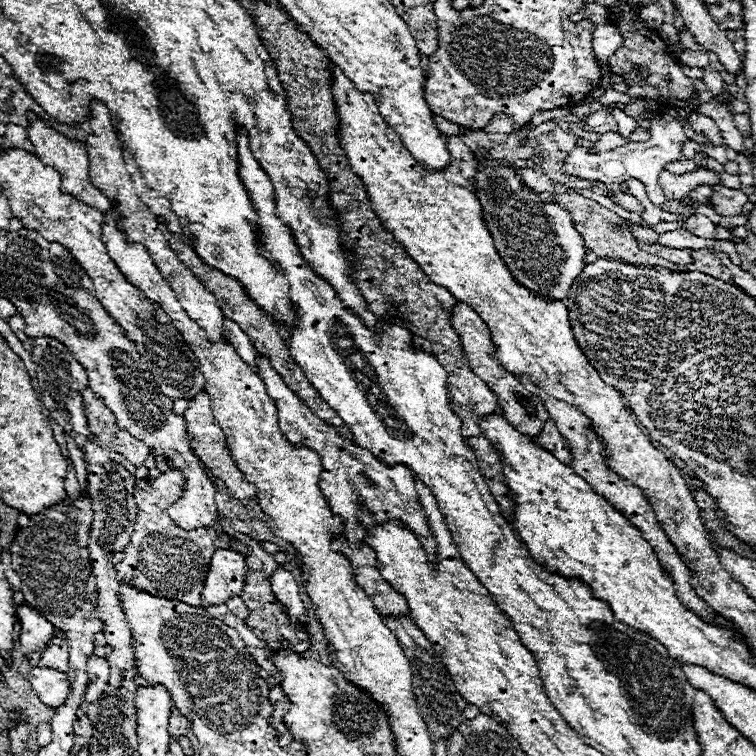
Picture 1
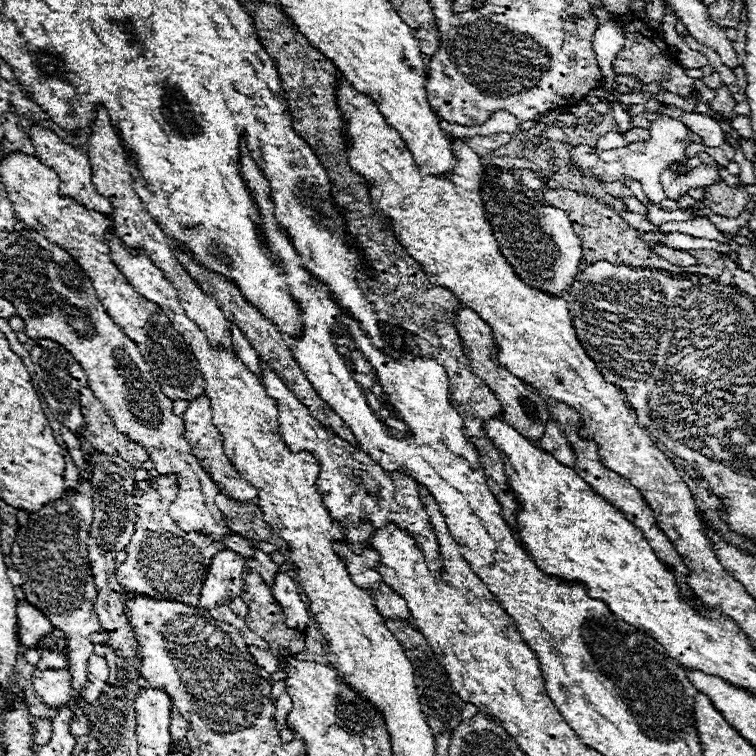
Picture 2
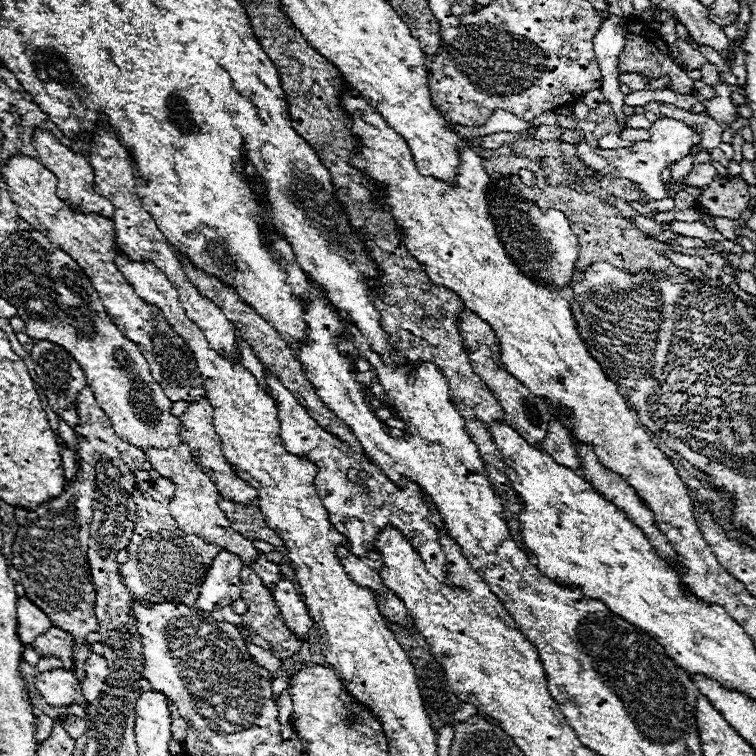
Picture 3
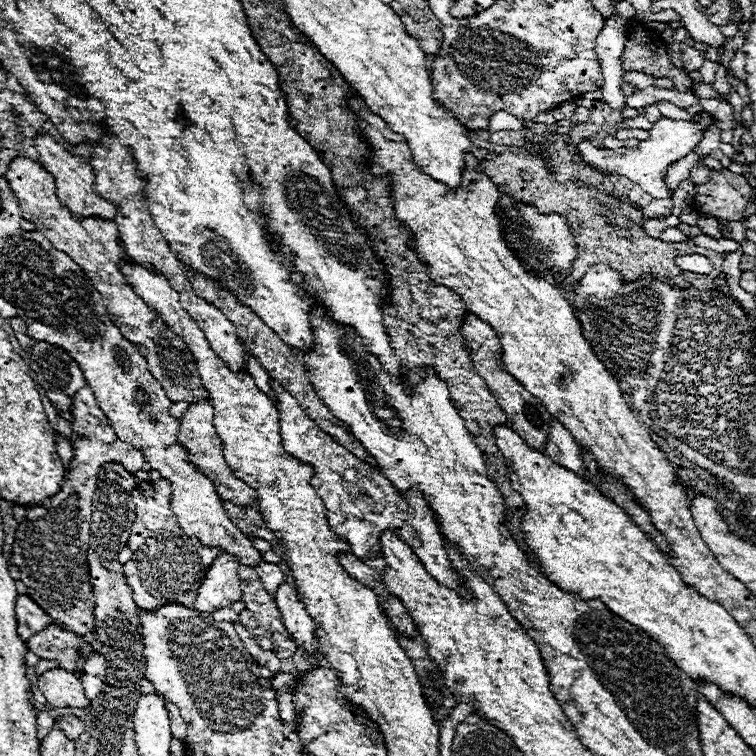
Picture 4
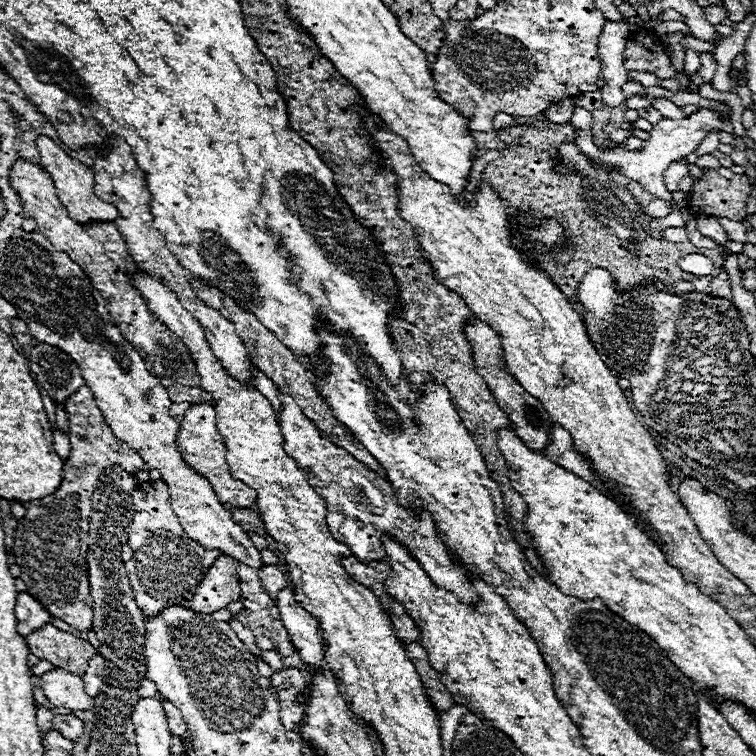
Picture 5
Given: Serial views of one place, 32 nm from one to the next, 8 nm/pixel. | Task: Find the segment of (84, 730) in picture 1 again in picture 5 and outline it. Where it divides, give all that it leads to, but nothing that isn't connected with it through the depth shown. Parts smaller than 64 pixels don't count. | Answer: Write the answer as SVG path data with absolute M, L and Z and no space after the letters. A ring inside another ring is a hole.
M58 714L52 718L52 728L62 732L62 736L70 738L70 740L76 740L82 732L84 732L84 724L74 716L74 714Z

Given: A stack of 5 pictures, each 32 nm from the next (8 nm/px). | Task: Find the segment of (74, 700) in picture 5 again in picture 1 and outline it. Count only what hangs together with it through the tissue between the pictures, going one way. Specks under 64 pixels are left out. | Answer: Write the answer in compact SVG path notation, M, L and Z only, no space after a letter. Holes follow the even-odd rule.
M32 666L28 672L28 682L34 694L50 708L58 708L68 698L68 676L66 672L58 672L52 668Z

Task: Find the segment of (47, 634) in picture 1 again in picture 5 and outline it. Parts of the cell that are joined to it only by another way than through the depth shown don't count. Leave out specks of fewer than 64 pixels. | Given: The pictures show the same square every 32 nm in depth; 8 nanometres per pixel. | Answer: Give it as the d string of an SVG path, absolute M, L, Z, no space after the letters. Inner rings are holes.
M22 592L16 600L16 620L18 620L18 632L22 632L22 636L26 638L30 632L48 624L50 614L30 594Z

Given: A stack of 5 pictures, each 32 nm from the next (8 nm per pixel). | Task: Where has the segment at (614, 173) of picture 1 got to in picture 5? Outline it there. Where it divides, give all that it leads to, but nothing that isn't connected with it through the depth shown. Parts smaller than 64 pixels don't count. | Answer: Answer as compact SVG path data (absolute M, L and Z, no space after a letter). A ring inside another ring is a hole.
M580 106L574 108L574 114L572 114L572 120L574 128L580 128L580 138L576 140L576 146L580 148L580 152L594 164L598 166L606 166L610 170L616 170L624 176L628 176L630 180L642 184L644 190L648 190L654 198L662 198L662 200L672 200L672 192L666 190L664 186L664 172L666 168L676 162L676 160L682 160L684 156L688 156L690 152L694 152L700 142L706 138L706 134L714 128L722 128L722 118L712 112L712 110L698 110L696 114L688 116L688 118L682 118L682 120L670 120L670 118L662 118L658 124L654 124L654 128L650 130L650 138L642 144L640 150L600 150L594 146L592 142L592 134L590 134L590 126L592 126L592 114Z

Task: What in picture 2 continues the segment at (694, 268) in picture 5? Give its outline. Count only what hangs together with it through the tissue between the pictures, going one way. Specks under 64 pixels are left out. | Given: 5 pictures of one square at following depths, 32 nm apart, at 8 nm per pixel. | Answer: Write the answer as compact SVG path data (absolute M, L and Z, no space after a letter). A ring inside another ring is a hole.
M656 246L658 256L664 256L666 260L670 260L676 266L695 266L700 264L699 261L684 250L674 250L674 248L666 248L666 246Z

